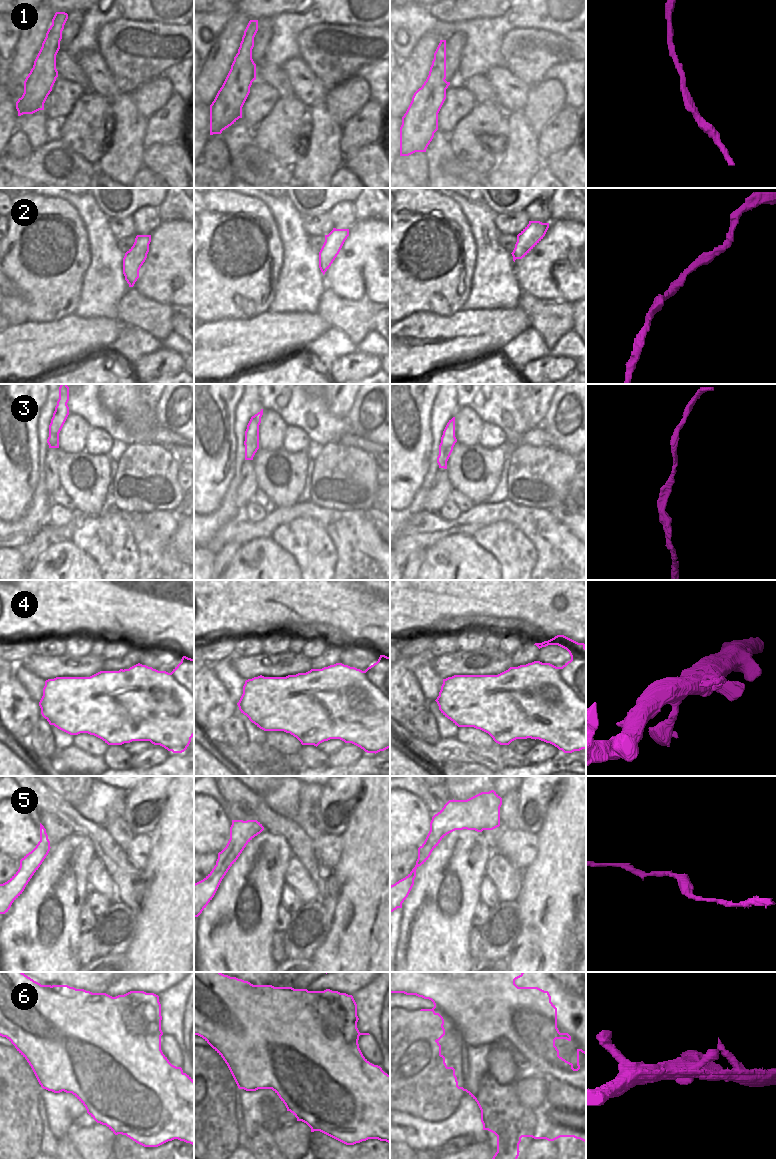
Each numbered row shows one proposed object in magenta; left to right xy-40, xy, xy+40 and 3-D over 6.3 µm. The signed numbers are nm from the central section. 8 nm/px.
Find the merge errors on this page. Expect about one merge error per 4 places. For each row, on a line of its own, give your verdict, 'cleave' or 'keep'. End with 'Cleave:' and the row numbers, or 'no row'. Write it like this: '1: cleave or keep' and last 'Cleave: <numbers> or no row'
1: keep
2: keep
3: keep
4: keep
5: keep
6: cleave
Cleave: 6

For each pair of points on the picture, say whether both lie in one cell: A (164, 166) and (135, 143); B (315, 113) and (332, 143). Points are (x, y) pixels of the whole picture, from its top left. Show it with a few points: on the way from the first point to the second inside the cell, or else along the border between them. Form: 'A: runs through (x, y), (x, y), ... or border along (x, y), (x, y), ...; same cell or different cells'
A: border along (144, 148), (143, 165); different cells
B: runs through (321, 120), (325, 129), (325, 136); same cell

